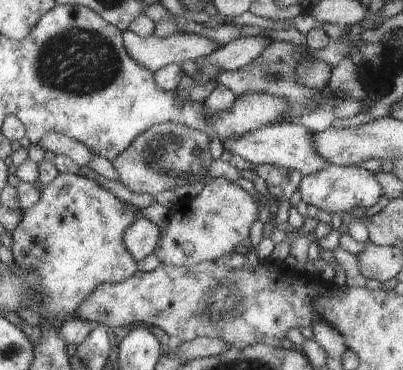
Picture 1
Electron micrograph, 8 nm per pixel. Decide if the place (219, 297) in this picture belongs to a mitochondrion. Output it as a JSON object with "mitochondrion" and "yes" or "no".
{"mitochondrion":"yes"}

